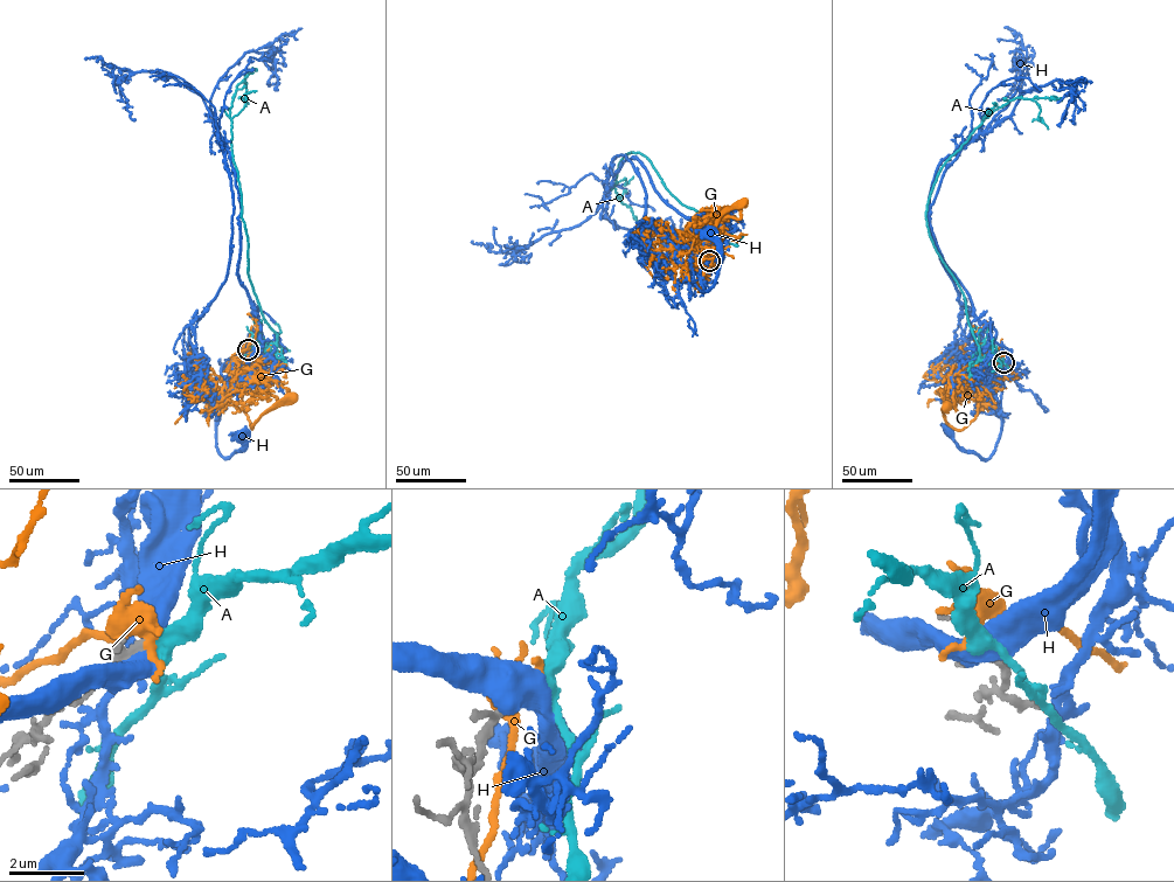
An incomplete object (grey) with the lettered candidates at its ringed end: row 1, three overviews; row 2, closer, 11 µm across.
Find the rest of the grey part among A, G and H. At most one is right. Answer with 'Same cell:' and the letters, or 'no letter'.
Same cell: A

